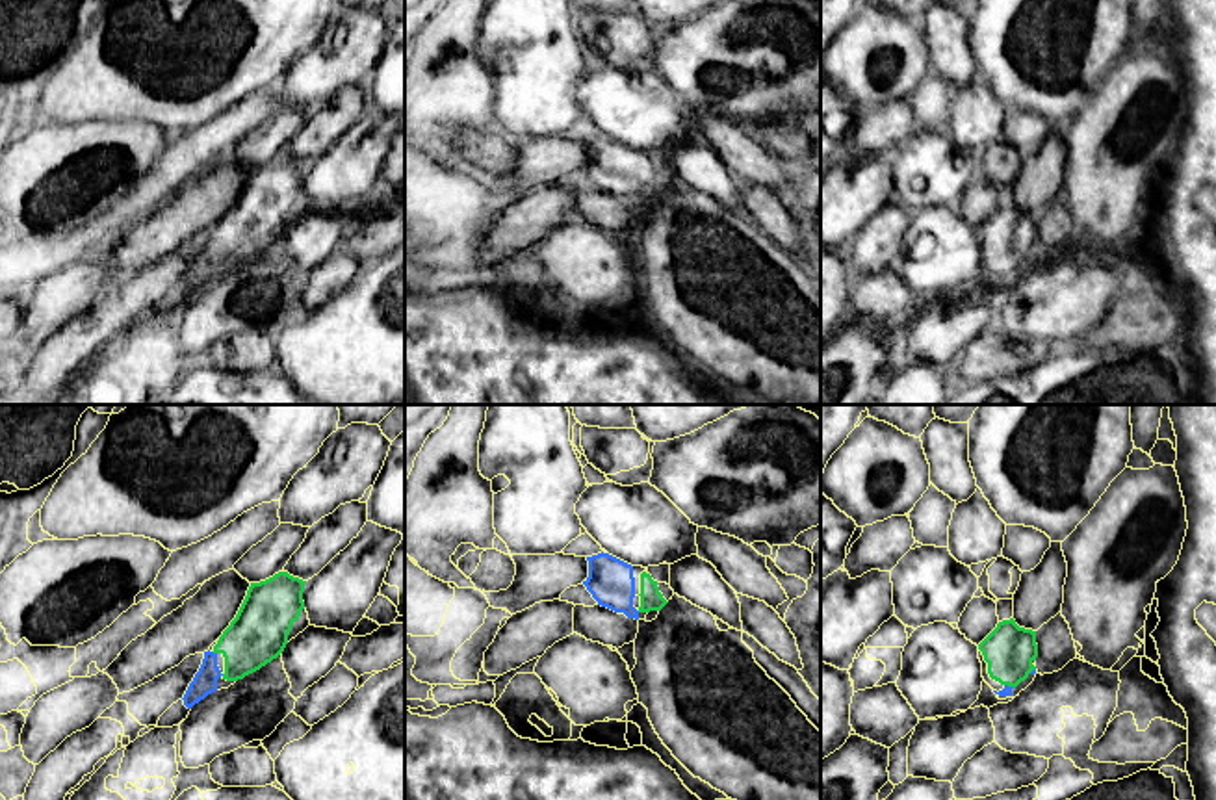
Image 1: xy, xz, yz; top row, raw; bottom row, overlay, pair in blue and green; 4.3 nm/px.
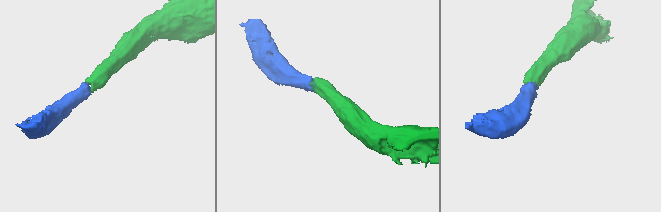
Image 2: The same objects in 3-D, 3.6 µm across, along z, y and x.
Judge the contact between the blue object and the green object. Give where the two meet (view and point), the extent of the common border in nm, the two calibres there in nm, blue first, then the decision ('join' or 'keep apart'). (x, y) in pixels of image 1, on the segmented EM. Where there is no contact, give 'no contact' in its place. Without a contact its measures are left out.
contact xy (212, 652); length 30 nm; calibres 110 and 260 nm; join

